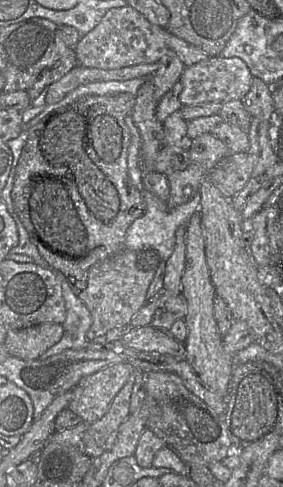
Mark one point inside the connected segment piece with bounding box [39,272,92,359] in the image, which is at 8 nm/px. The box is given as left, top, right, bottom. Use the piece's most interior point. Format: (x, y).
(78, 321)

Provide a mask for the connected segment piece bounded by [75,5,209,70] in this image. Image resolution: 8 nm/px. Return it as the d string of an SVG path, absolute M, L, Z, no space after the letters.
M130 5L108 10L101 22L83 36L75 48L78 65L108 70L157 63L168 51L175 52L185 67L209 58L202 50L171 34L166 28L150 23Z

